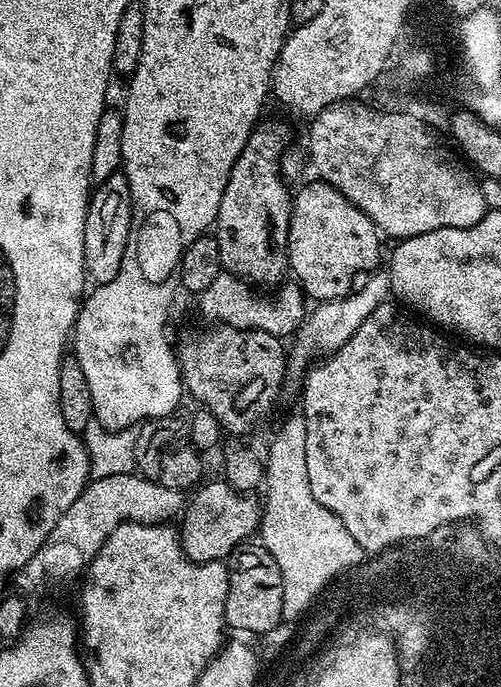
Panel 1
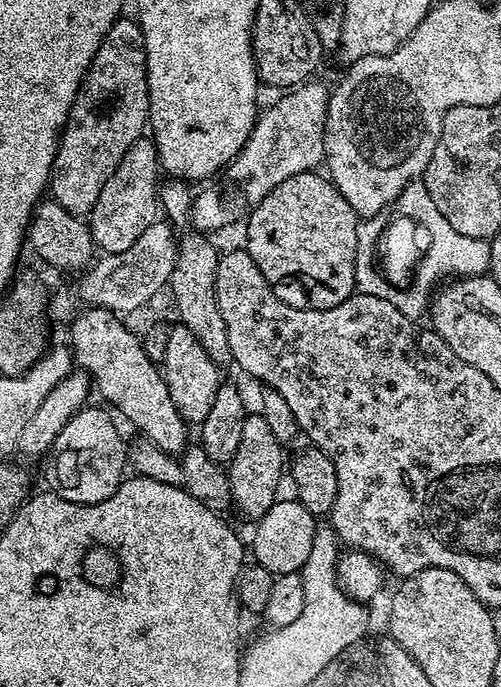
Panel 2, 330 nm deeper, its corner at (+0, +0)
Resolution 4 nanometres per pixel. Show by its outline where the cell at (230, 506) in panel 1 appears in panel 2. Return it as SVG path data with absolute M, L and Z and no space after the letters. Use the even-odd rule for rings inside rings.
M259 414L245 415L242 422L242 442L238 442L238 454L234 454L232 463L227 465L228 481L232 504L250 522L263 518L268 510L276 503L280 488L280 479L286 476L285 445L274 438L270 425Z

